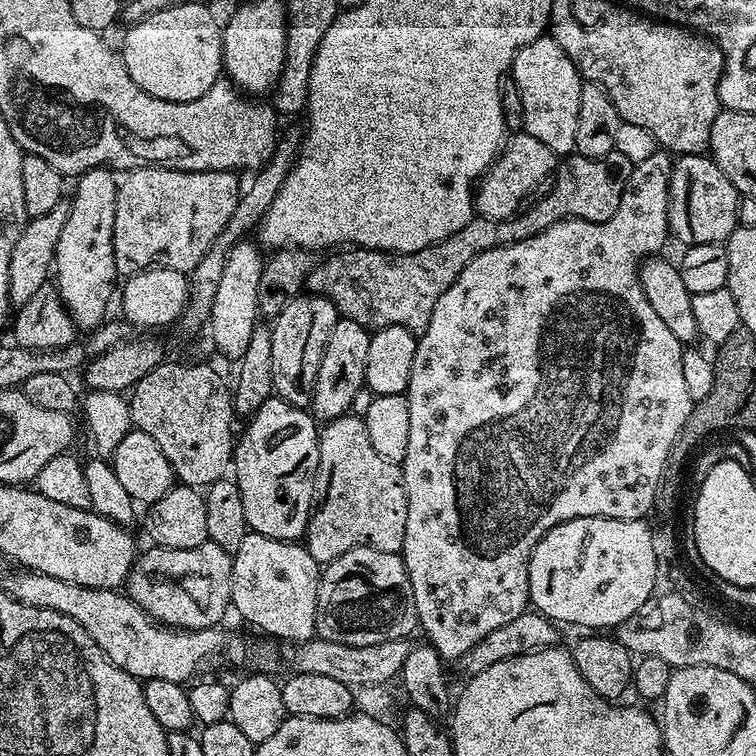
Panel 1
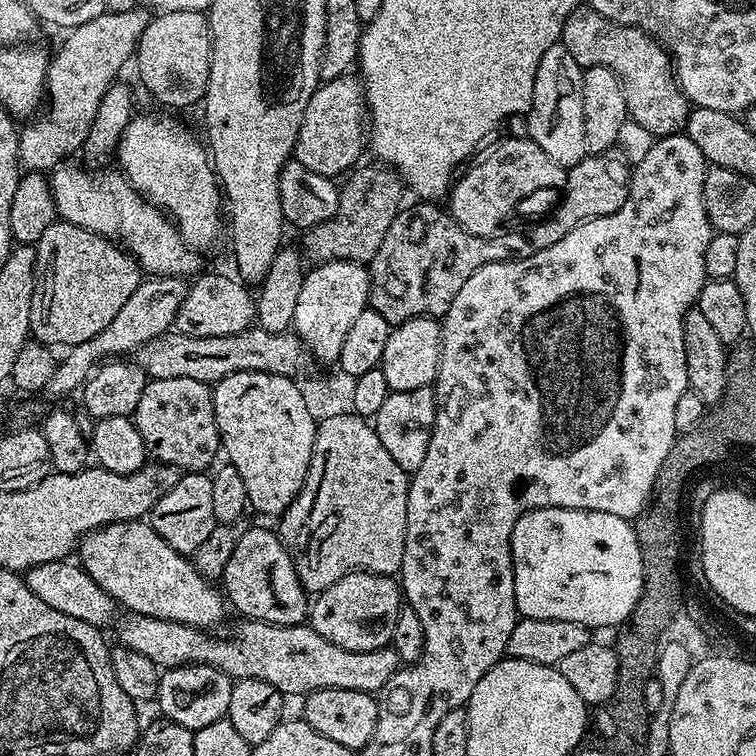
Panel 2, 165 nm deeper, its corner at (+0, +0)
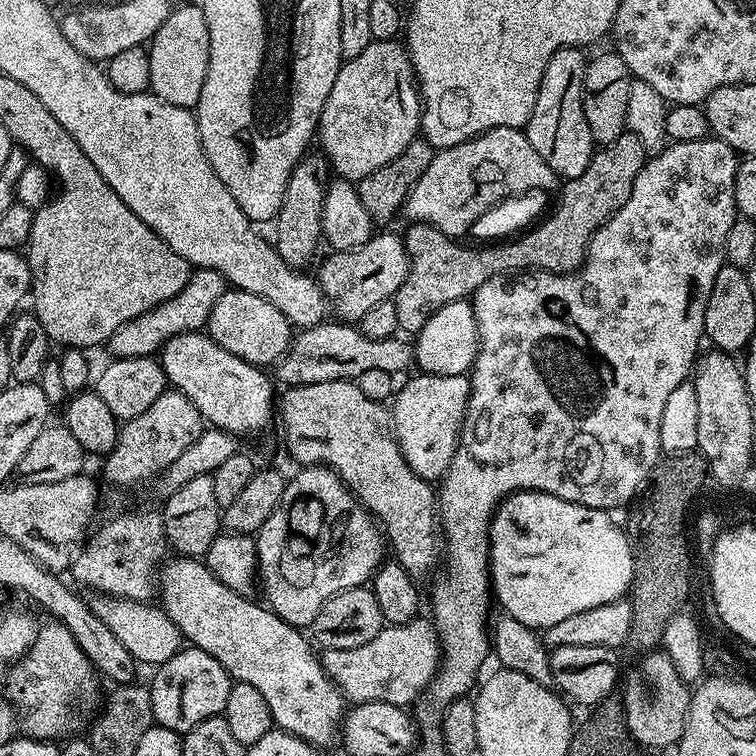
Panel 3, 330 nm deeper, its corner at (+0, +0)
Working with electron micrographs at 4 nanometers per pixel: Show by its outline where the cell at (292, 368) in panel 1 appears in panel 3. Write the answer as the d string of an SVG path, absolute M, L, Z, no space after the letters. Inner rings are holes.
M392 232L373 235L367 244L354 250L332 252L329 260L320 268L318 283L331 311L337 312L344 322L358 322L366 310L378 302L393 299L408 273L408 251L403 235Z

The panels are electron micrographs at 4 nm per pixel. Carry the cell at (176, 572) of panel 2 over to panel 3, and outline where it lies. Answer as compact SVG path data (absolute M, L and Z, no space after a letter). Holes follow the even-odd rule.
M169 559L161 569L158 600L170 622L178 626L181 637L191 647L200 648L210 654L210 658L217 660L228 671L233 681L254 686L254 690L258 690L258 694L266 698L272 723L279 731L289 732L308 744L317 746L325 746L324 744L330 743L332 739L335 741L341 718L346 711L346 701L340 689L324 673L317 653L312 653L313 645L309 637L301 629L274 614L272 609L263 603L255 604L252 598L239 596L234 590L230 590L230 586L222 586L222 582L214 578L207 564L199 559L175 559Z

